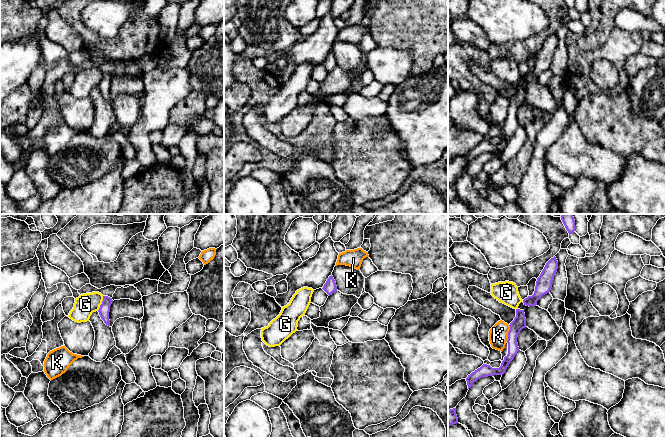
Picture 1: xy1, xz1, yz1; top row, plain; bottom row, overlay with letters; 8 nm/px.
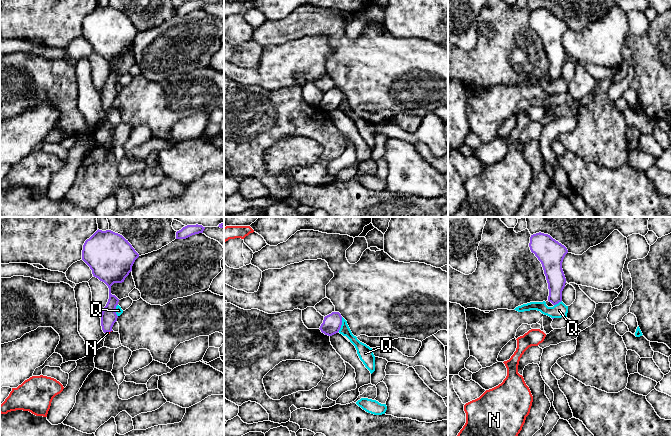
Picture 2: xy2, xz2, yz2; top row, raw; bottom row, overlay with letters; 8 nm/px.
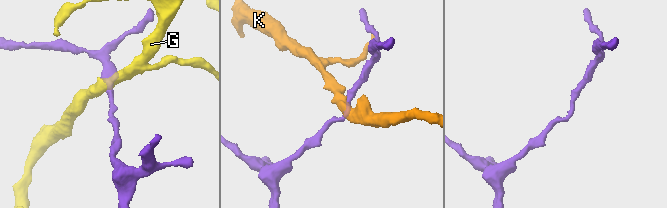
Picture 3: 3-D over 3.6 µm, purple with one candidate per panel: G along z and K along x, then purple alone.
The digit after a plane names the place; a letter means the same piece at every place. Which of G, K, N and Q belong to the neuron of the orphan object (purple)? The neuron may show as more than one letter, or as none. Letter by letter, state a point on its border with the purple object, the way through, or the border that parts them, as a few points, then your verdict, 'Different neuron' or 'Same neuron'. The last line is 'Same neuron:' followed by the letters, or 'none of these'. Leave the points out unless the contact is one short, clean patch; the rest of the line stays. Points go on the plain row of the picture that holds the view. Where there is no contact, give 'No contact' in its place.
G: Touches purple at xy1 (102, 79). Boundary: xy1 (103, 72), (102, 79), (97, 86). Different neuron
K: Touches purple at yz1 (508, 109). Boundary: yz1 (509, 101), (506, 117). Different neuron
N: Touches purple at xy2 (108, 107). Path across: xy2 (108, 93), (108, 107), (107, 109). Same neuron
Q: Touches purple at xz2 (341, 100). Boundary: xz2 (342, 93), (342, 99), (338, 107). Different neuron
Same neuron: N

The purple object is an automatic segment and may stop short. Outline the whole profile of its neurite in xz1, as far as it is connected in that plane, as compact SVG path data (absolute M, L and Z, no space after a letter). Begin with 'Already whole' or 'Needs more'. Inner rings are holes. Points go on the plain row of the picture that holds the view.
Already whole. M329 52L326 59L324 60L322 64L328 71L331 71L333 68L337 67L336 58L333 54L333 52Z

